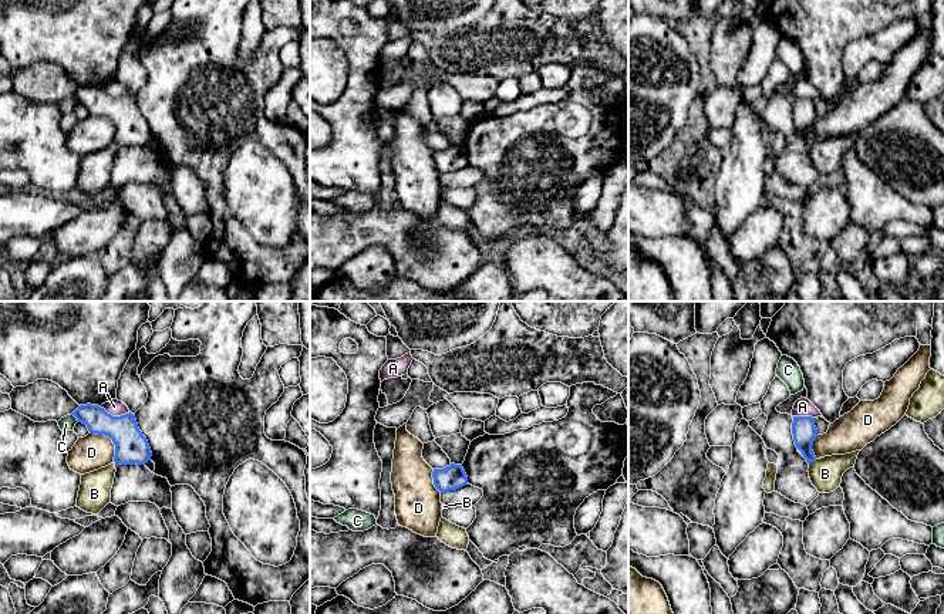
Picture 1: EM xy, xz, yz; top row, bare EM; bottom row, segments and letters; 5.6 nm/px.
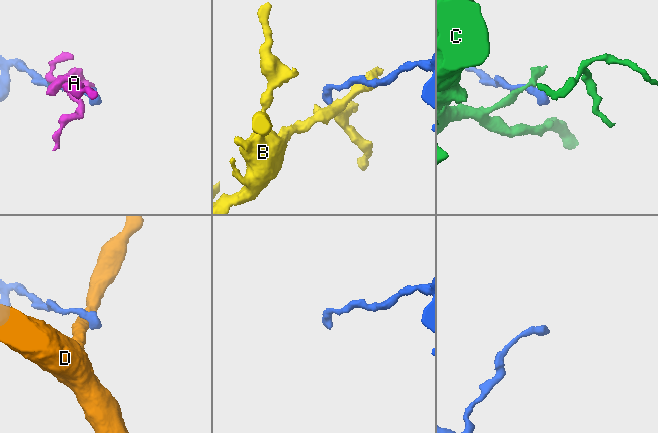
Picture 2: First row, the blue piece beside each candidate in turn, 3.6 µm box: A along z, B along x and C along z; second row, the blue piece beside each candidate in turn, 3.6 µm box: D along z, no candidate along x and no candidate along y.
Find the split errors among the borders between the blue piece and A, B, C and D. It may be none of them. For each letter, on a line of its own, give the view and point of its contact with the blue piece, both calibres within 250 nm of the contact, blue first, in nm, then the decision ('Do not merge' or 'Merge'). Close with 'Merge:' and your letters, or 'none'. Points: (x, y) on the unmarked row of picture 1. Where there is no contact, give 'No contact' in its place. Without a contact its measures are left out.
A: Touches blue at xy (115, 98). Thickness 190 nm (blue) against 90 nm. Do not merge
B: Touches blue at yz (812, 142). Thickness 140 nm (blue) against 180 nm. Do not merge
C: Touches blue at xy (76, 98). Thickness 150 nm (blue) against 80 nm. Do not merge
D: Touches blue at xy (111, 120). Thickness 190 nm (blue) against 200 nm. Do not merge
Merge: none

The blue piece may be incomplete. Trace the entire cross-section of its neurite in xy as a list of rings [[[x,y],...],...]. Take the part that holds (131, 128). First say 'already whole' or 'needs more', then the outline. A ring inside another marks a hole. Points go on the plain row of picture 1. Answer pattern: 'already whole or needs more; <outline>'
already whole; [[[80,87],[71,97],[87,107],[90,115],[105,117],[115,126],[114,144],[121,146],[145,146],[152,134],[138,109],[134,95],[112,98],[98,87]]]

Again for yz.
already whole; [[[793,98],[792,115],[796,129],[802,134],[808,145],[815,144],[816,138],[812,132],[817,111],[815,108],[815,99],[812,98]]]

